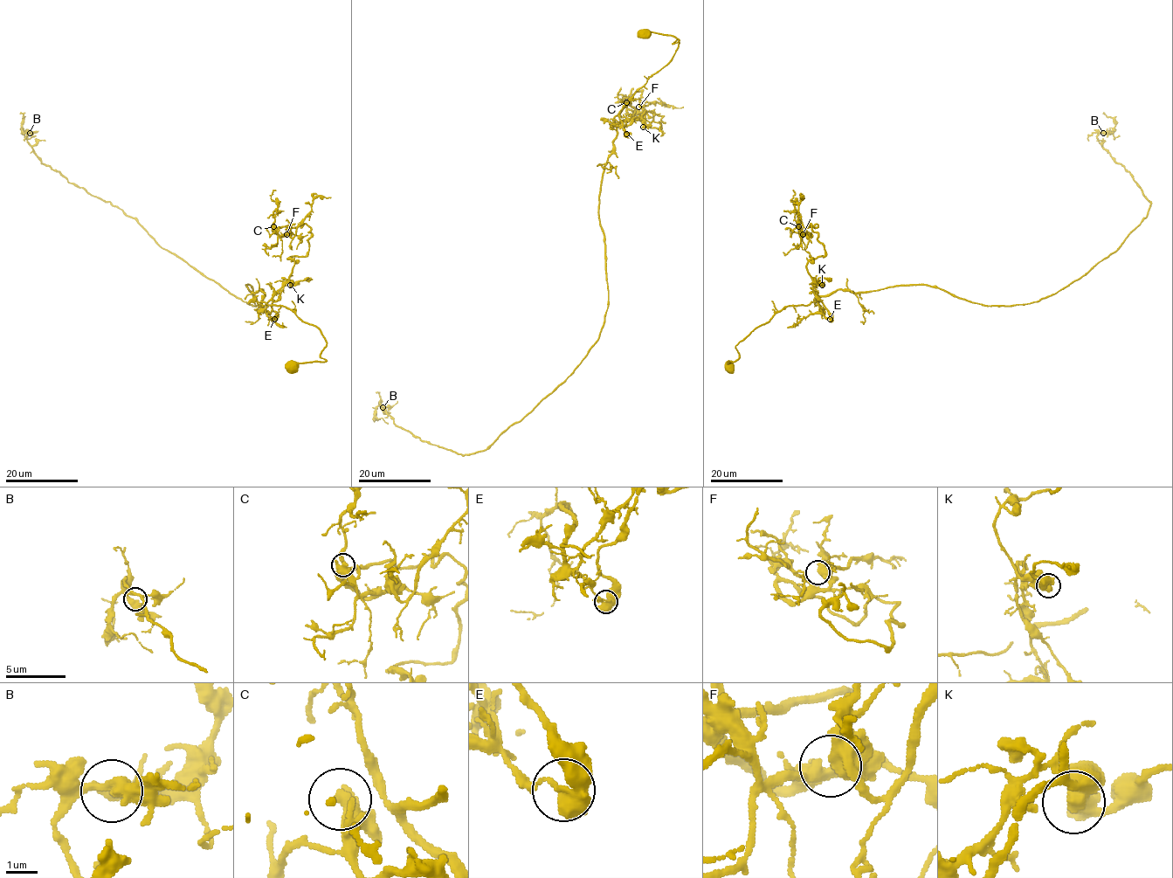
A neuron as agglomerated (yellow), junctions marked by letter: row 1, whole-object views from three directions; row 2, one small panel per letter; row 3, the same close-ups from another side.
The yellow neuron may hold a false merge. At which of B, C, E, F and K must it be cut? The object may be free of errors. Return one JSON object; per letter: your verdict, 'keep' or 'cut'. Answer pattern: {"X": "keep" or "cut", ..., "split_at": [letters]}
{"B": "keep", "C": "keep", "E": "cut", "F": "keep", "K": "keep", "split_at": ["E"]}

